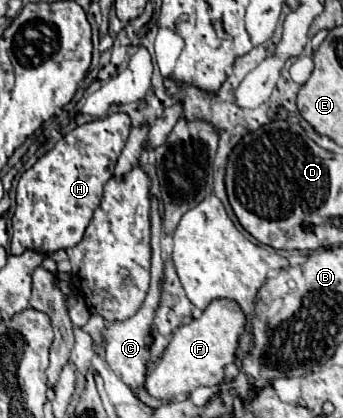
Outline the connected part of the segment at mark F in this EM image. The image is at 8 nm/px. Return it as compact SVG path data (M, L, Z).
M219 299L189 325L179 327L167 345L163 357L151 367L145 389L153 399L169 401L177 395L189 395L201 385L219 385L225 379L225 367L235 363L235 353L239 347L239 337L245 333L245 313L235 305L235 301Z

